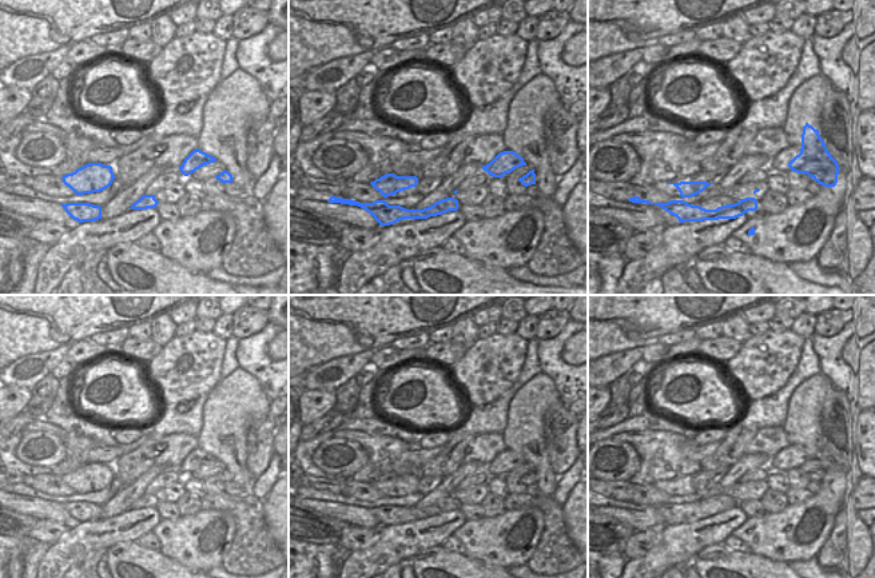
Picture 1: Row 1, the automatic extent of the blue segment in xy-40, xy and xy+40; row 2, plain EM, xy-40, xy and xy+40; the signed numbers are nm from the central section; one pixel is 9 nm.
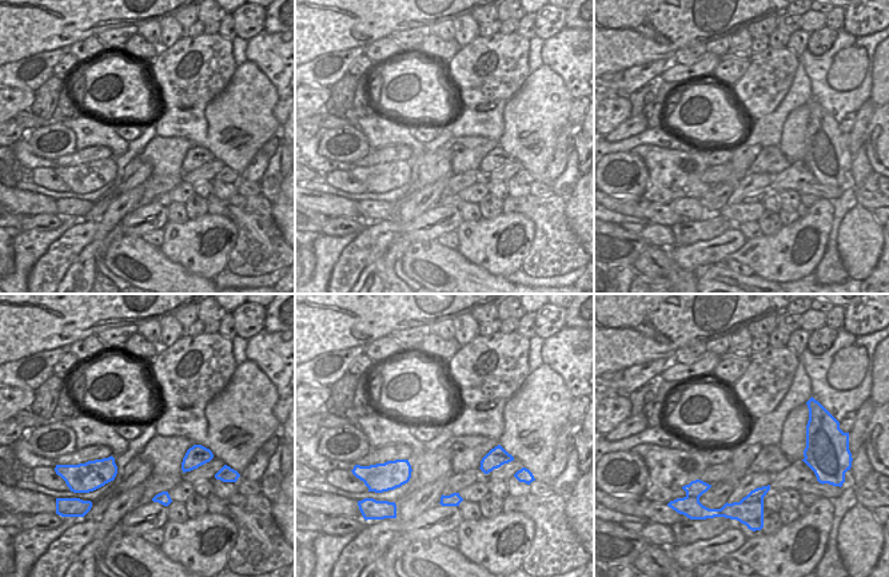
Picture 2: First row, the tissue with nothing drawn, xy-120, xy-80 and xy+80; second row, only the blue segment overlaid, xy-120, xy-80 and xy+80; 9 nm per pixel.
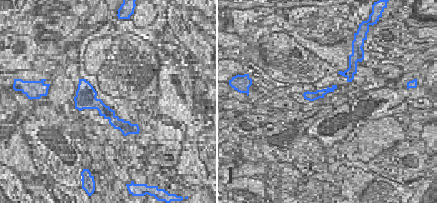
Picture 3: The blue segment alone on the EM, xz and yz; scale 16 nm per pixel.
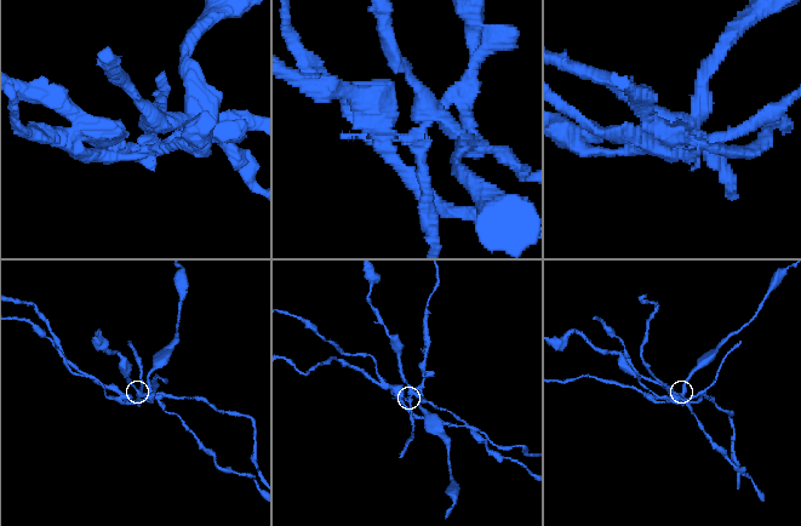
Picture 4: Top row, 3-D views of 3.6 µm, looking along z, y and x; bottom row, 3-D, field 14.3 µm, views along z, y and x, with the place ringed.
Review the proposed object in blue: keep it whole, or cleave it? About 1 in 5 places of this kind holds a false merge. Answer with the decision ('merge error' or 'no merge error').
merge error

